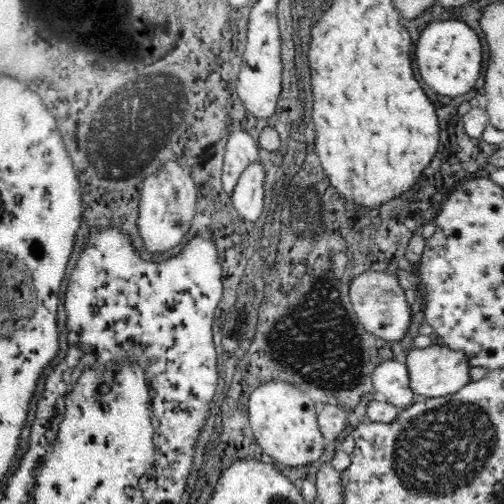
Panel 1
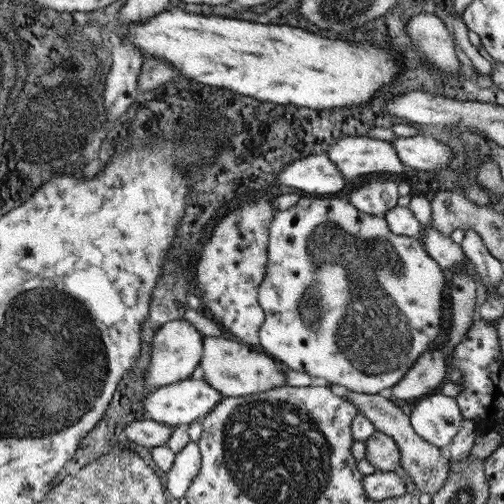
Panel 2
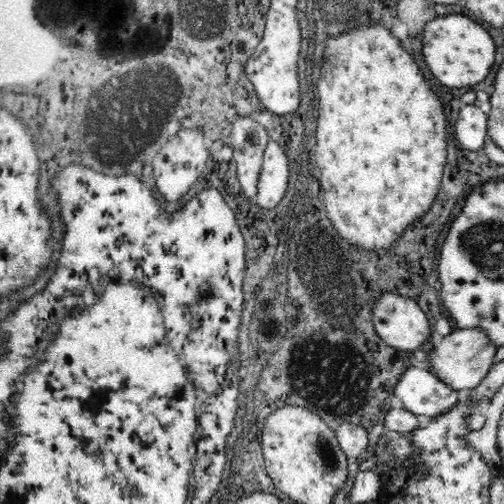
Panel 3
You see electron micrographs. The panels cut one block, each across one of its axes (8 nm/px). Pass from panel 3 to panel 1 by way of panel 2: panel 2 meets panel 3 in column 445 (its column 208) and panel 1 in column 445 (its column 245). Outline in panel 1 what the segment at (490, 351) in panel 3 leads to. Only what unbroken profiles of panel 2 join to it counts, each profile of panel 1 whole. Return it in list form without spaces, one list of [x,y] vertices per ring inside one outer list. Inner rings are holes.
[[[436,342],[430,348],[424,350],[410,350],[408,354],[408,376],[410,376],[410,390],[414,392],[416,398],[440,398],[440,396],[450,396],[462,390],[470,380],[468,380],[468,370],[472,368],[466,354],[454,352],[448,346]]]

